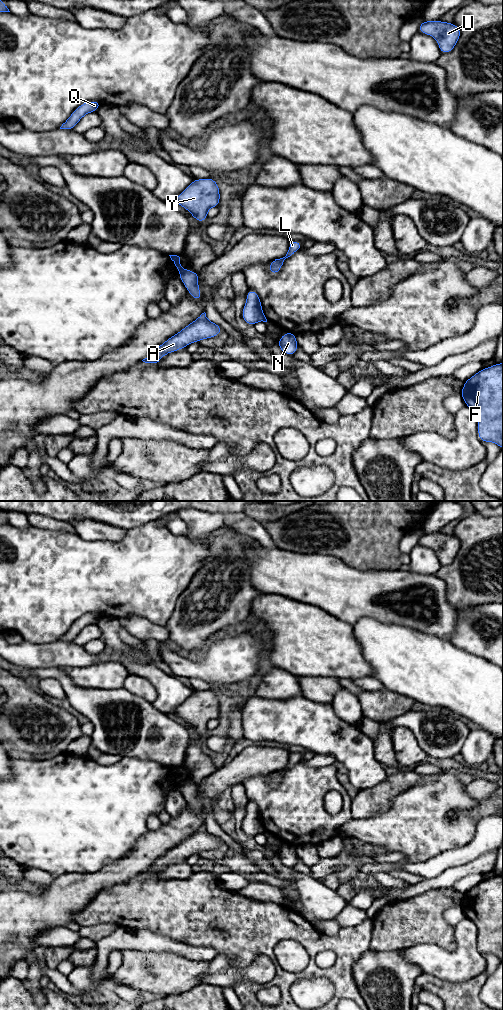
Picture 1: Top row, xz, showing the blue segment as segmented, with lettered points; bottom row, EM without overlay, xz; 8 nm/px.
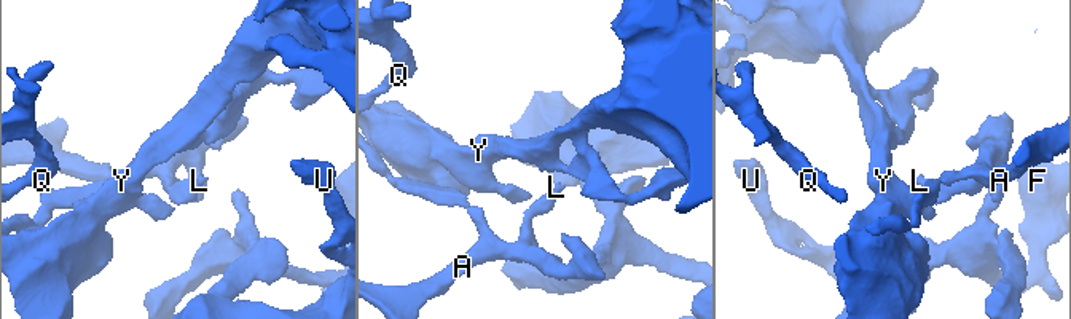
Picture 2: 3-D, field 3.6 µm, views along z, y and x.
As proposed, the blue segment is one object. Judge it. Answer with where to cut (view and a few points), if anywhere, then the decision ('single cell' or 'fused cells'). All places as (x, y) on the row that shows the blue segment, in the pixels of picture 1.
xz (183, 269), (181, 271) | fused cells

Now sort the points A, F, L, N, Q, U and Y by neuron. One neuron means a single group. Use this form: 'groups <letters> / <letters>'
groups A L N / F Q U Y

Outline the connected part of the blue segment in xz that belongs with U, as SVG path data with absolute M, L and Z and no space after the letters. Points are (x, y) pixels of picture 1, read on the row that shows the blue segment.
M422 21L418 32L434 37L442 54L451 52L461 35L457 25L444 21Z

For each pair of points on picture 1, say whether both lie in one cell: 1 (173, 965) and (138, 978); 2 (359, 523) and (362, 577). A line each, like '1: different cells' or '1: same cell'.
1: same cell
2: different cells

